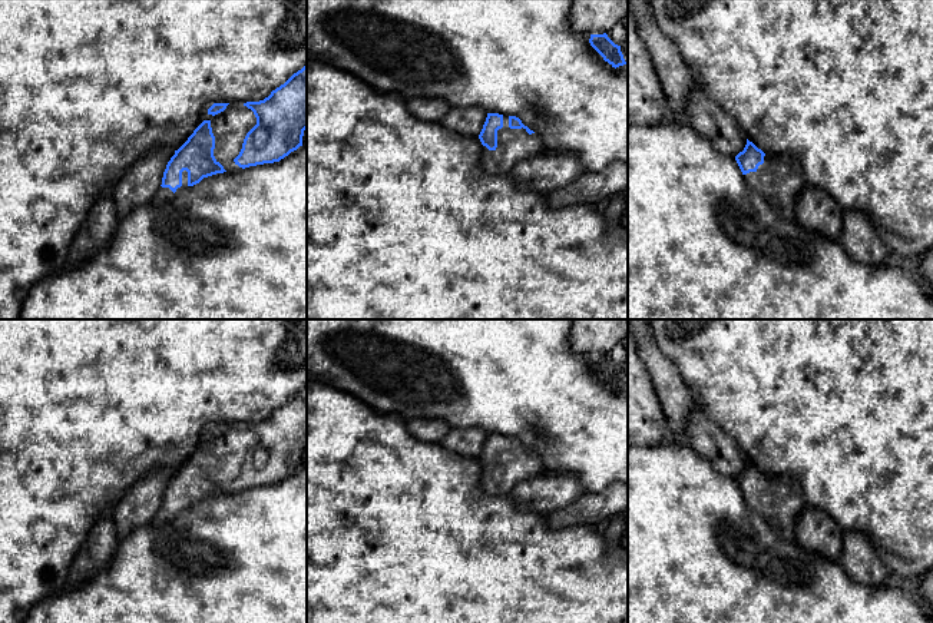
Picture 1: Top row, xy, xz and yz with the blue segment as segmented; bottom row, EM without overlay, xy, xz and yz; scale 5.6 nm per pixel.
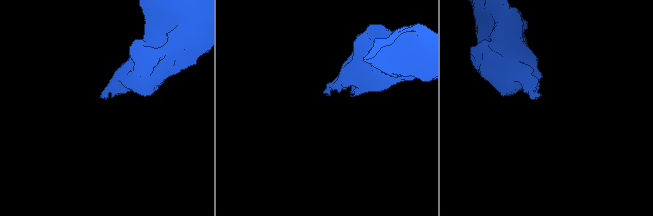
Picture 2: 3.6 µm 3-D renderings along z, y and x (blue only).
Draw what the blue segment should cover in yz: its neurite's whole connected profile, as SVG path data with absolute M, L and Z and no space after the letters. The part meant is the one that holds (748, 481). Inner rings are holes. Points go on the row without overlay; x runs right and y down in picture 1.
M747 460L735 481L748 504L787 541L795 541L795 523L807 506L803 488L790 474L770 475Z

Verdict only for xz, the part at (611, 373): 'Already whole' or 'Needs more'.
Already whole

